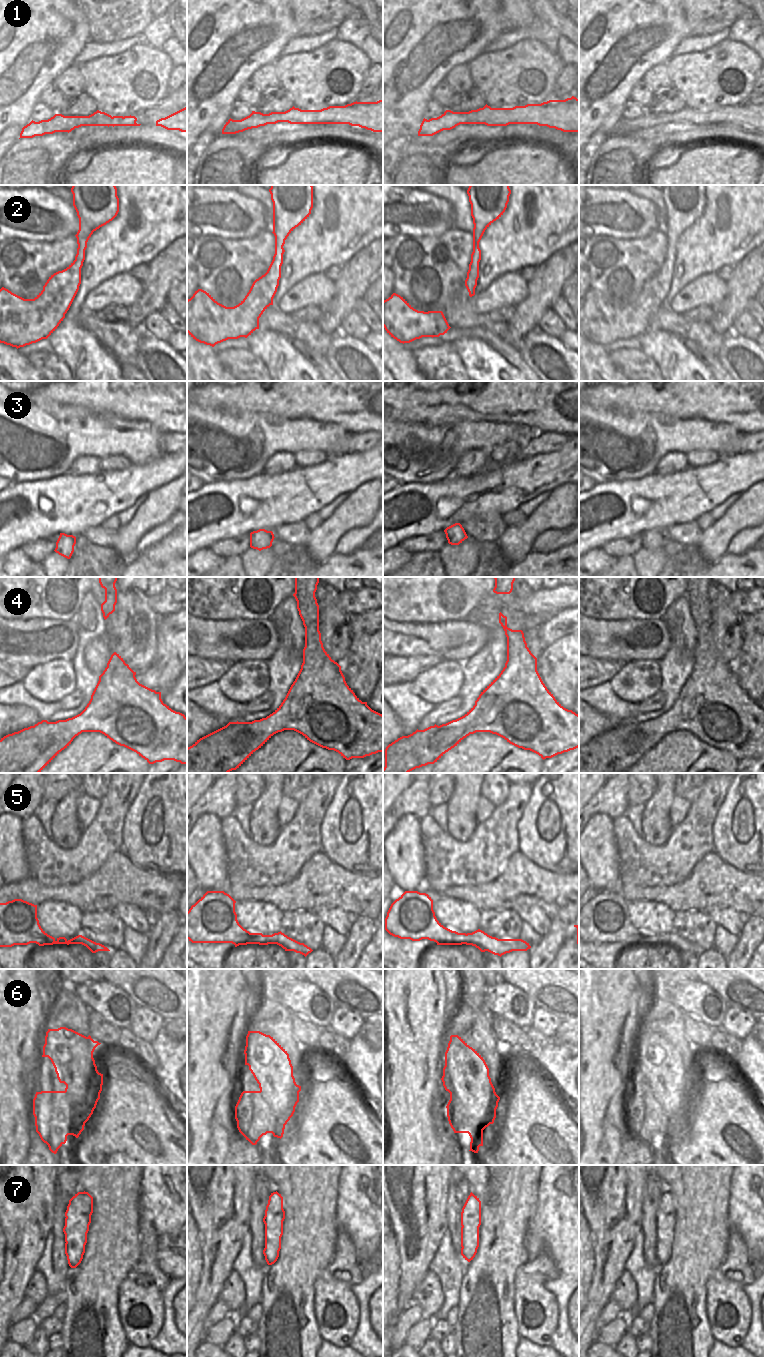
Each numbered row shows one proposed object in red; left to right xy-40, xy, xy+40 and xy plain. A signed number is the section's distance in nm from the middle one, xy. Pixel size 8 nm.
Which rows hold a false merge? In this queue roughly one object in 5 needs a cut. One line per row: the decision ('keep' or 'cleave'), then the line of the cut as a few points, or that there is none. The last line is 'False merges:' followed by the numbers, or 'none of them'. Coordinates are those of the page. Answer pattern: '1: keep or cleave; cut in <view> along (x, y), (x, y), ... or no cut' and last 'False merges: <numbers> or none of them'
1: cleave; cut in xy-40 along (102, 112), (92, 117), (55, 116), (52, 119), (48, 119)
2: keep; no cut
3: keep; no cut
4: keep; no cut
5: keep; no cut
6: cleave; cut in xy along (260, 1090), (262, 1099), (276, 1116), (275, 1126), (268, 1132)
7: cleave; cut in xy+40 along (461, 1227), (462, 1246)
False merges: 1, 6, 7

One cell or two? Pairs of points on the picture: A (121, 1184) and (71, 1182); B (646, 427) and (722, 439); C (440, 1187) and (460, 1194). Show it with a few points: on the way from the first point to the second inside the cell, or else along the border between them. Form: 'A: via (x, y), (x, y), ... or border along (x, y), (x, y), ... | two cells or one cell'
A: border along (78, 1175), (78, 1186), (83, 1191) | two cells
B: via (665, 434), (703, 435) | one cell
C: border along (450, 1175), (446, 1213) | two cells

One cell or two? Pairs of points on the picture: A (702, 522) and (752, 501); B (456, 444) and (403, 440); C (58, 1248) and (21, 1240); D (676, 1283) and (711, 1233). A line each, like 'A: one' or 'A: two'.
A: two
B: one
C: two
D: one

